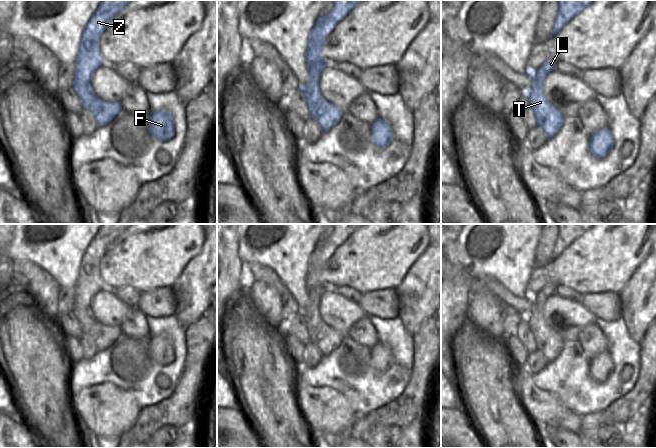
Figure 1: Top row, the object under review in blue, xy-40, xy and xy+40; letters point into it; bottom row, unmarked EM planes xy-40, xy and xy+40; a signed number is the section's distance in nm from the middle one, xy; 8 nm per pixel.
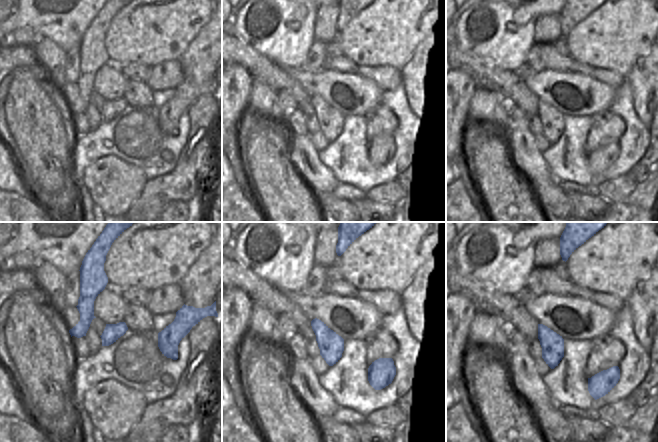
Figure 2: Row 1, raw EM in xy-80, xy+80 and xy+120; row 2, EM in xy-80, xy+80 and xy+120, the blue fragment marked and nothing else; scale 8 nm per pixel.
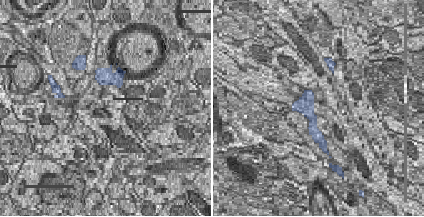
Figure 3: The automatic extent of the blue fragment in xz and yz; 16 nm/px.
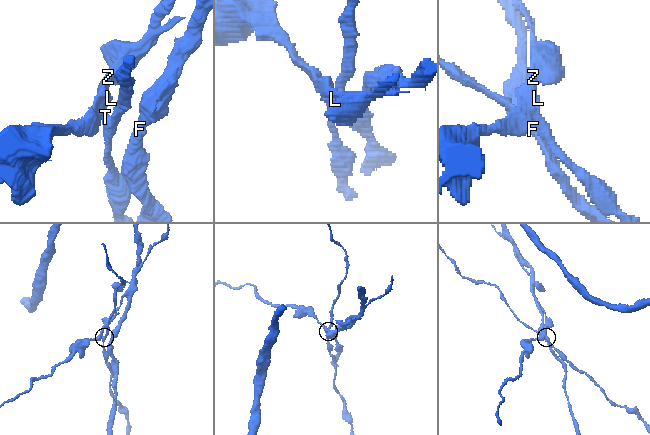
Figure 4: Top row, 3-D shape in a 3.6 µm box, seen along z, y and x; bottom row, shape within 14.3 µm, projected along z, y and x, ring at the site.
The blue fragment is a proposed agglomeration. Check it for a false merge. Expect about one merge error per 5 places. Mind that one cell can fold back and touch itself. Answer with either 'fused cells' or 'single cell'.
fused cells

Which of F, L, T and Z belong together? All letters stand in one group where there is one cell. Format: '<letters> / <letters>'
F Z / L T

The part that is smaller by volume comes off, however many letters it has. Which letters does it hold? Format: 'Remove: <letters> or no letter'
Remove: L, T

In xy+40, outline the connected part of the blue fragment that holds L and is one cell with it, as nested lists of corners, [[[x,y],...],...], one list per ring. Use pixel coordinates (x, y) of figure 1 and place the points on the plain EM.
[[[546,284],[541,291],[532,295],[527,293],[527,300],[532,304],[531,311],[526,318],[533,333],[537,350],[540,350],[547,363],[555,360],[563,349],[565,341],[563,338],[545,321],[543,317],[543,307],[545,301],[555,292],[555,284]]]

